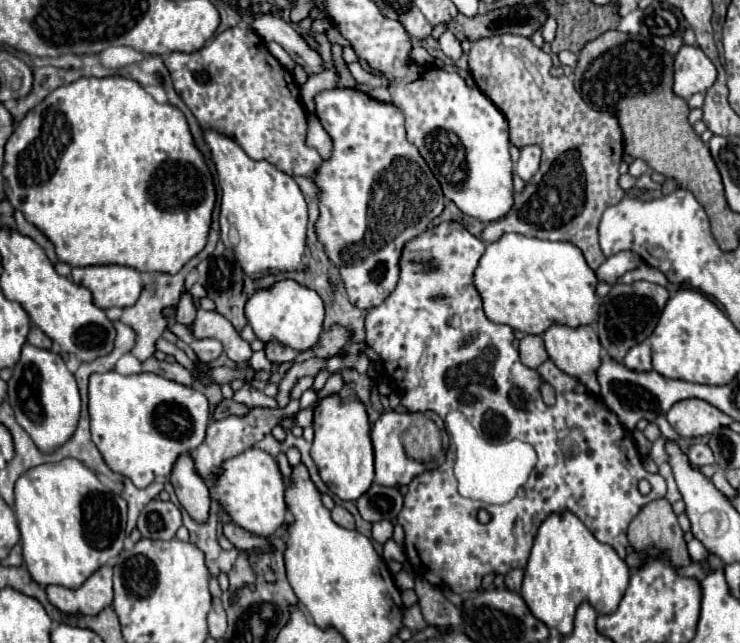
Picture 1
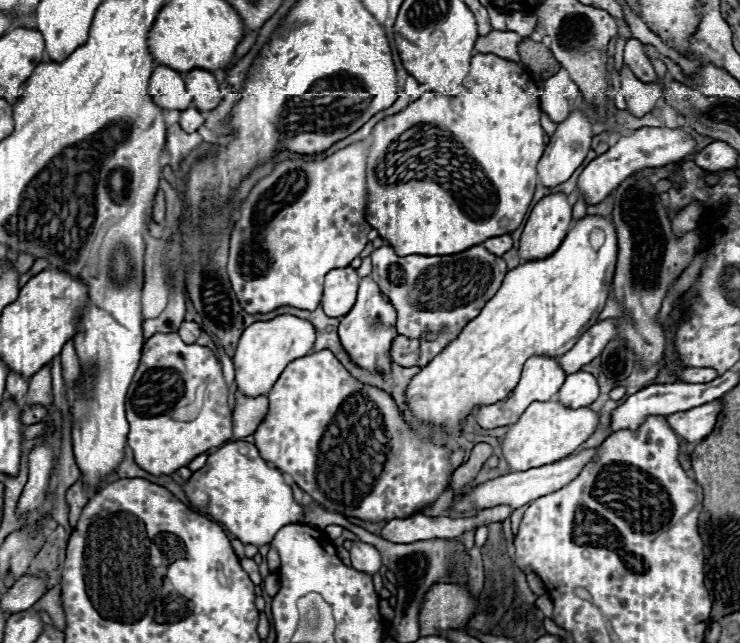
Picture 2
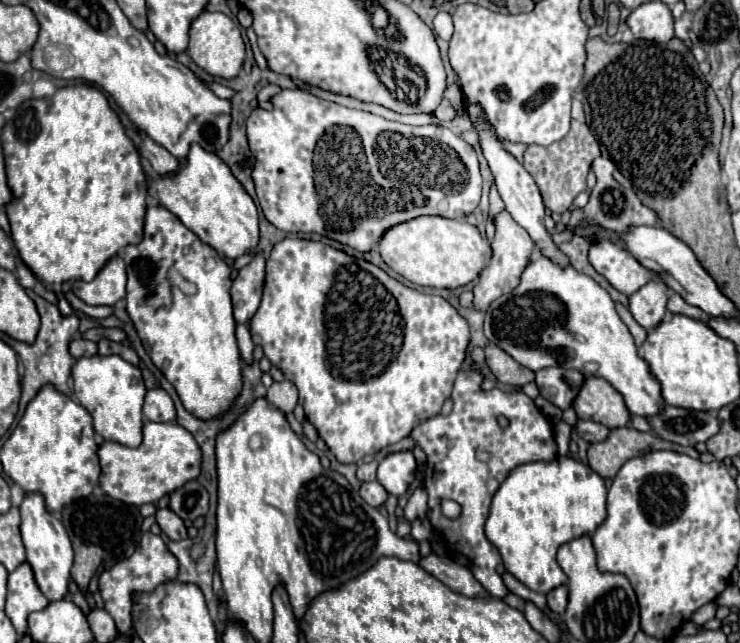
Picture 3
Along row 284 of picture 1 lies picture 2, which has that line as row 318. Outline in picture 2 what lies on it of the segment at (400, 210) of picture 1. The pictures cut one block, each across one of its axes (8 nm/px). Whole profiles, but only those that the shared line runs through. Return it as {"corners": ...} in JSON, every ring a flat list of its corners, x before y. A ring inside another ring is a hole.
{"corners":[[366,276,360,280,360,288,358,288,358,300,352,306,352,310,342,318,340,326,338,326,338,334,342,340,342,346,346,348,346,352,350,354,350,358,370,370,370,372,388,372,390,370,390,344,396,338,396,310,394,306,388,302,388,298,380,292,378,284]]}

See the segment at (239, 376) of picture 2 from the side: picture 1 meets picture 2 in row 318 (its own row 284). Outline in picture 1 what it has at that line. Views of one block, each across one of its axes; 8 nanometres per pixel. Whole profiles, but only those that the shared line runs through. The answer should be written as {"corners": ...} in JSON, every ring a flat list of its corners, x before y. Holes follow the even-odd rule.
{"corners":[[280,280,270,288,258,288,246,302,246,320,262,342,284,342,296,352,312,348,322,334,324,304,316,290,298,284,296,280]]}

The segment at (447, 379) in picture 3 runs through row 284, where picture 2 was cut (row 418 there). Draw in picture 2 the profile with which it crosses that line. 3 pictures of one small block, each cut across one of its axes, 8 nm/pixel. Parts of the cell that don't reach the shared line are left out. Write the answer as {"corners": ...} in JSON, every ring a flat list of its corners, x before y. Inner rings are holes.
{"corners":[[330,350,312,352,294,360,280,374,268,398,268,414,254,432,254,444,260,456,280,472,290,474,304,492,332,512,366,522,410,518,434,504,446,486,450,486,452,472,456,470,450,464,452,452,436,444,432,436,422,436,414,430,388,392,356,380]]}

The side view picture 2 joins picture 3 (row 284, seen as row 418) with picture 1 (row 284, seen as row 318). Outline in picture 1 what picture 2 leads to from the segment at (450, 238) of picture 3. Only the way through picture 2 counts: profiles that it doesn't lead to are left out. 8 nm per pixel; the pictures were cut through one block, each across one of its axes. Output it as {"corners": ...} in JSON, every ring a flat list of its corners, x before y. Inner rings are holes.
{"corners":[[506,232,500,240,486,244,486,252,482,254,476,270,474,270,474,288,480,294,486,316,496,324,512,326,524,334,542,334,548,326,566,324,566,326,582,326,592,324,596,320,596,286,598,278,594,270,584,262,580,248,570,242,550,242,540,238,528,238,516,232]]}

